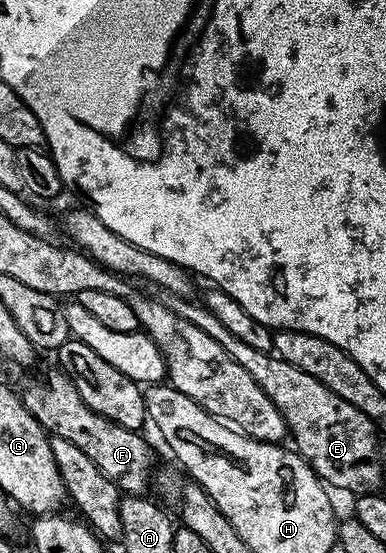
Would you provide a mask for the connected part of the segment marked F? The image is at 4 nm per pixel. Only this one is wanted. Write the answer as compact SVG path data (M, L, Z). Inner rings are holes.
M52 368L44 382L27 382L21 389L21 397L27 411L35 417L37 424L41 424L48 435L69 440L101 468L109 480L113 480L124 495L146 495L149 490L149 470L147 474L147 462L155 458L151 446L142 437L138 430L121 428L113 420L93 412L77 396L77 388L73 388L73 380L58 368Z

